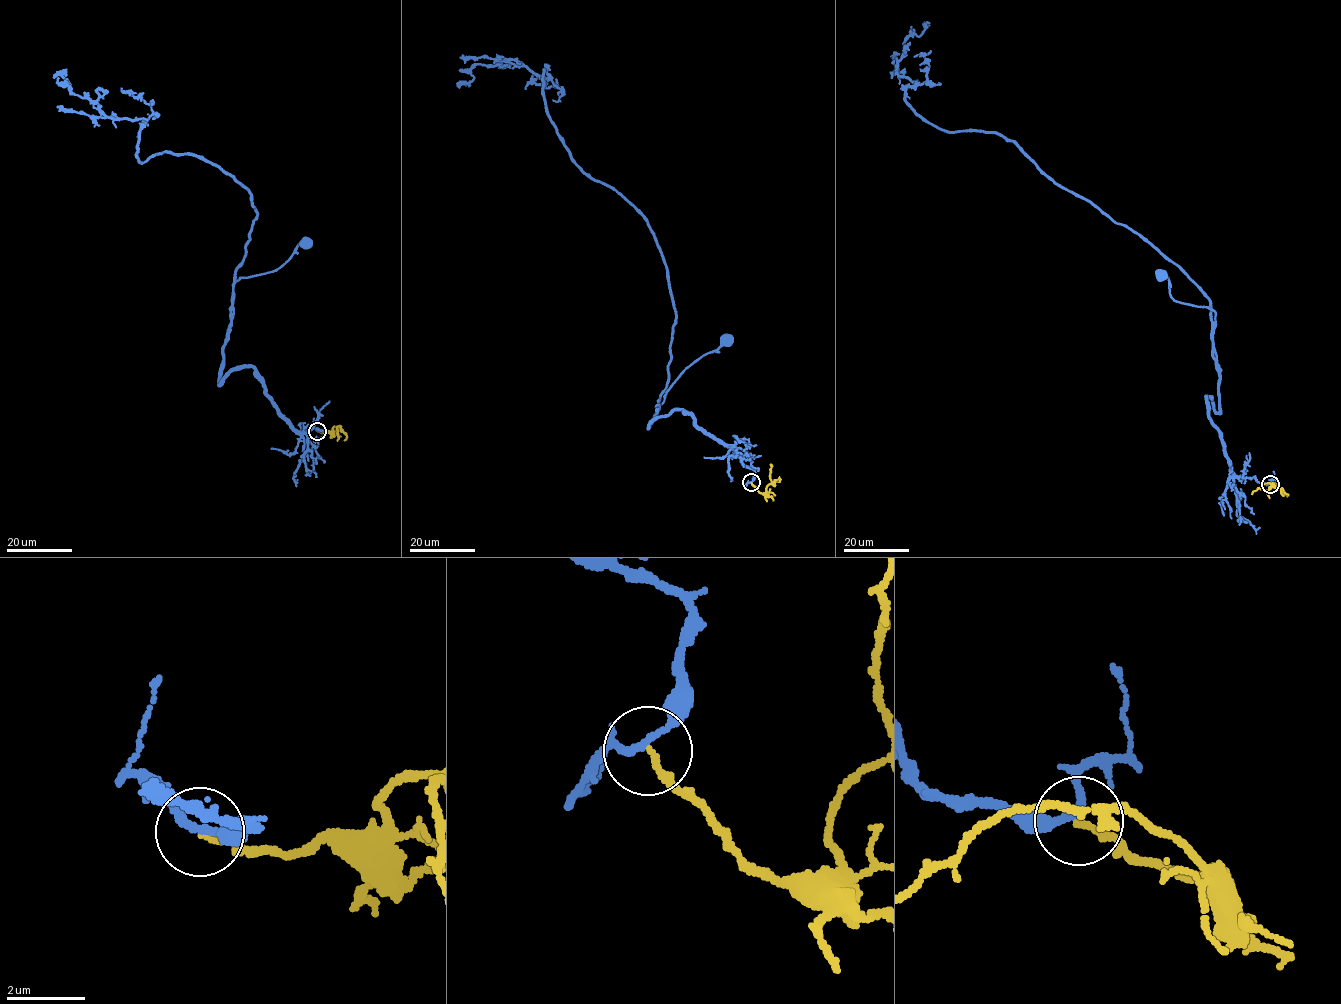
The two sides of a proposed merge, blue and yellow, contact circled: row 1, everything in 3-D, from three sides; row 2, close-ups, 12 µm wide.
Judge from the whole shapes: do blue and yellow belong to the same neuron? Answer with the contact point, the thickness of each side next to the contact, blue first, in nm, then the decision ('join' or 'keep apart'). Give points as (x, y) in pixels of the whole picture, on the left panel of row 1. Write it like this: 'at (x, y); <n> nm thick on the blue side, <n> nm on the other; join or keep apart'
at (317, 431); 180 nm thick on the blue side, 180 nm on the other; keep apart

